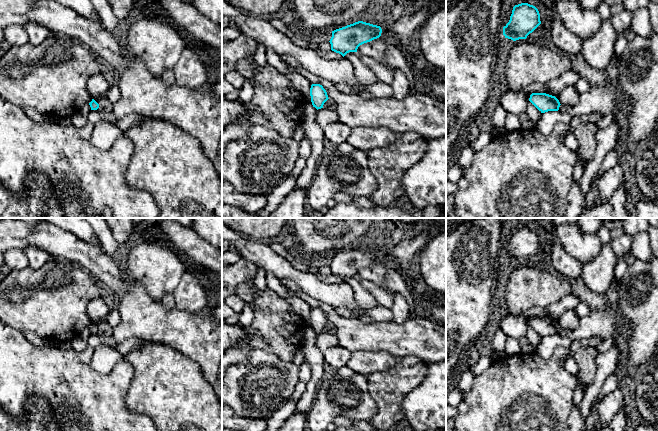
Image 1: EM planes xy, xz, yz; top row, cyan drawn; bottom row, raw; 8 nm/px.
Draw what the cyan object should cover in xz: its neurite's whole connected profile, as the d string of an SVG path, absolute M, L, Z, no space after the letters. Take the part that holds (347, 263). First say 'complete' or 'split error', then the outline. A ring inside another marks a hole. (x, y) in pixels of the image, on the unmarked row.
complete; M358 245L332 255L331 274L343 281L349 276L357 276L360 269L381 260L380 250Z

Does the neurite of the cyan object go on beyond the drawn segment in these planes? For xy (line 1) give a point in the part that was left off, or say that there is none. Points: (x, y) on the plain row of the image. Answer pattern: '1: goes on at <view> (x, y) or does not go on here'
1: does not go on here

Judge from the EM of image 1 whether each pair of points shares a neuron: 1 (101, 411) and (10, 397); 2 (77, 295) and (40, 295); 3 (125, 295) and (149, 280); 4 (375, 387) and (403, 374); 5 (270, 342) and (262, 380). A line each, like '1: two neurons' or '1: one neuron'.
1: one neuron
2: one neuron
3: two neurons
4: one neuron
5: two neurons

